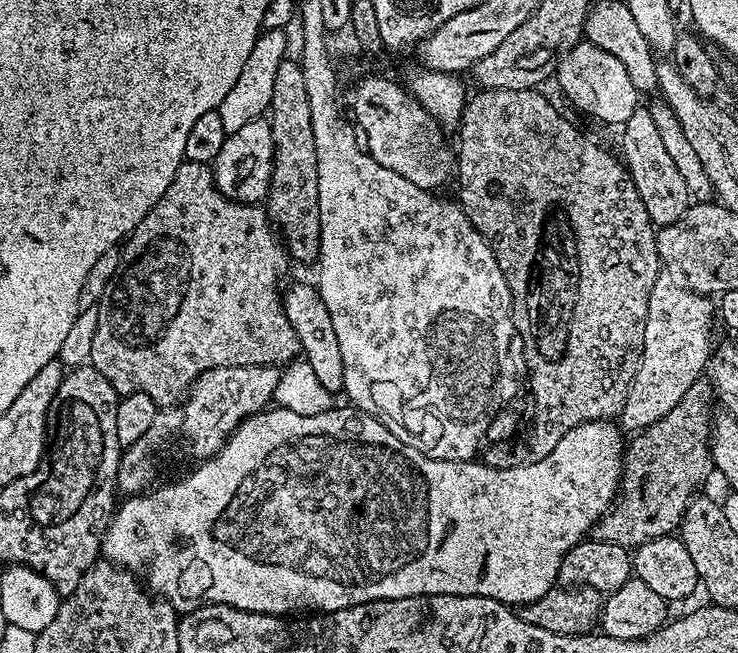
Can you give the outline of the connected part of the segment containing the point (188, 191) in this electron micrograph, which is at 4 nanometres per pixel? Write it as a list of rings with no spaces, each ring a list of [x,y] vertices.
[[[181,160],[178,170],[174,174],[174,178],[170,181],[170,186],[166,186],[166,194],[162,194],[162,198],[158,198],[158,202],[146,214],[146,218],[142,218],[142,222],[138,222],[138,226],[132,231],[132,235],[123,241],[122,251],[120,253],[120,268],[116,271],[116,275],[106,286],[106,290],[102,294],[100,303],[96,305],[96,313],[98,314],[98,330],[94,330],[94,346],[92,347],[91,367],[98,370],[98,374],[102,374],[102,378],[106,378],[106,382],[110,382],[110,386],[114,386],[114,390],[120,396],[129,396],[135,392],[142,394],[150,394],[150,398],[158,406],[175,406],[185,399],[186,393],[192,387],[198,377],[206,370],[214,370],[215,368],[229,368],[230,366],[262,366],[263,364],[271,364],[273,366],[287,366],[301,355],[300,343],[298,342],[298,334],[294,334],[294,326],[290,326],[290,318],[286,318],[284,313],[284,302],[282,299],[282,284],[280,288],[280,272],[284,272],[290,265],[290,257],[288,249],[285,248],[283,240],[280,239],[277,229],[271,220],[268,219],[267,211],[260,204],[240,204],[237,200],[227,200],[218,190],[216,179],[212,173],[212,164],[203,164],[202,162],[190,162],[189,160]]]

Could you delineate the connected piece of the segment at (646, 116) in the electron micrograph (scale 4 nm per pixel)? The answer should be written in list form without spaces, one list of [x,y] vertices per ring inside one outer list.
[[[638,106],[623,124],[621,132],[624,133],[620,136],[619,155],[624,167],[628,169],[628,177],[638,190],[638,198],[642,198],[642,206],[646,206],[646,214],[656,226],[676,222],[690,205],[690,197],[686,190],[686,181],[682,174],[678,174],[662,137],[654,127],[651,111],[647,107]]]

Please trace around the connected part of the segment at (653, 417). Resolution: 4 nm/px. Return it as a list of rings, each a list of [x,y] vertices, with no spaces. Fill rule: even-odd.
[[[657,282],[652,287],[651,312],[646,317],[646,338],[638,370],[618,417],[619,427],[624,430],[629,428],[632,434],[669,414],[686,390],[705,375],[708,357],[714,347],[711,332],[712,320],[714,324],[713,301],[707,295],[692,292],[679,283],[664,283]]]

